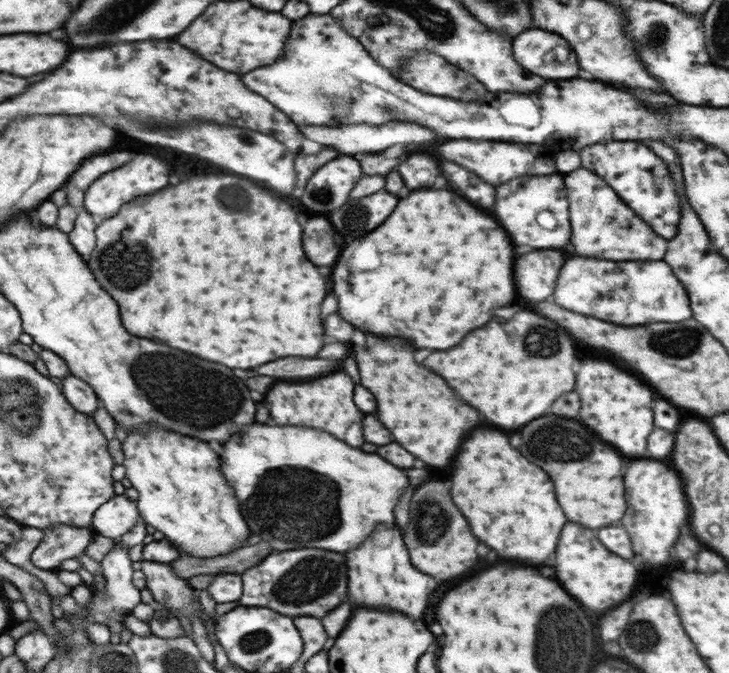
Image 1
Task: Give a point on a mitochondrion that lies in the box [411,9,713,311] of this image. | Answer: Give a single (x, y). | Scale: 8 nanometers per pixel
(657, 35)

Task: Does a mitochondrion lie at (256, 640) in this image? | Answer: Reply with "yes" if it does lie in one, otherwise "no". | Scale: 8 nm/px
yes

